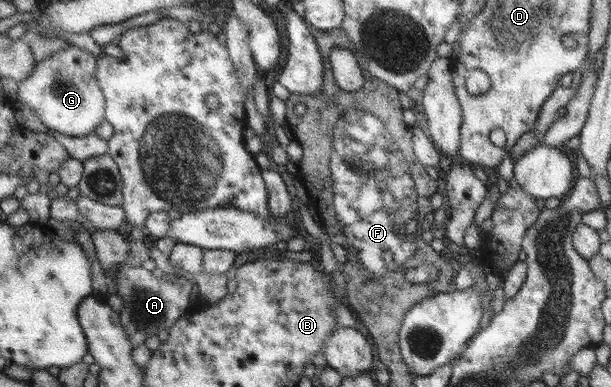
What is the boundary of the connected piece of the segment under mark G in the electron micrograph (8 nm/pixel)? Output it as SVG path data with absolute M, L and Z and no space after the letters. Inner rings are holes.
M69 44L40 61L32 74L18 82L25 105L37 114L49 130L68 136L93 134L105 119L106 97L99 85L96 67L99 56Z

